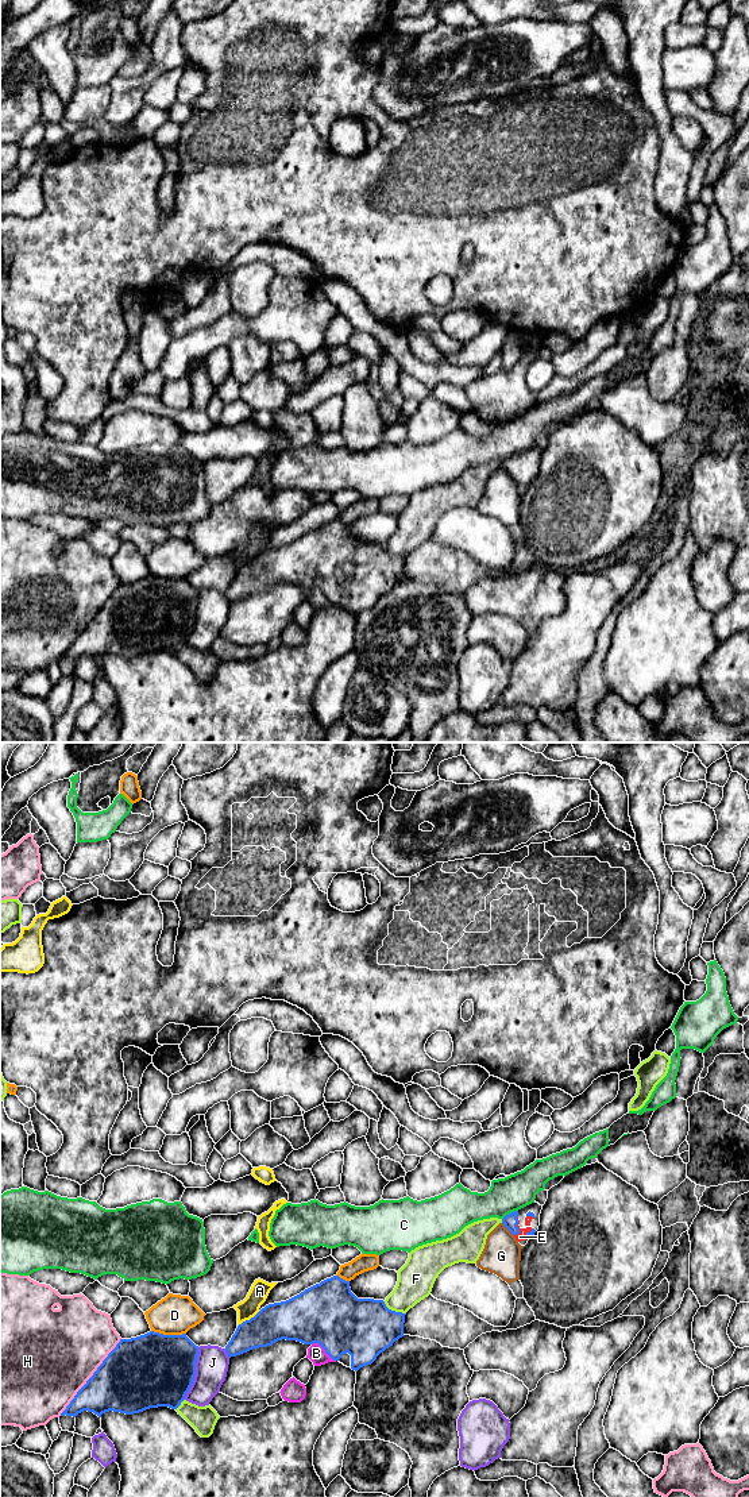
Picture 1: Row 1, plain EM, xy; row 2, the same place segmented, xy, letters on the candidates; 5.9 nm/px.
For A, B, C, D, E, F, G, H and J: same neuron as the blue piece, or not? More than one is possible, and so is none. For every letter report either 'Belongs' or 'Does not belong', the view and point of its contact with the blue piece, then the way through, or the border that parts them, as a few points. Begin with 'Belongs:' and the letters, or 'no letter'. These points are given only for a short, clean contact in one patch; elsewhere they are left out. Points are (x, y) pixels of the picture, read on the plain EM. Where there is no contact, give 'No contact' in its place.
Belongs: E
A: Does not belong. Touches blue at xy (250, 563)
B: Does not belong. Touches blue at xy (324, 593)
C: Does not belong. Touches blue at xy (509, 458). Boundary: xy (517, 454), (502, 463)
D: Does not belong. Touches blue at xy (169, 579)
E: Belongs. Touches blue at xy (516, 470). Path across: xy (510, 465), (516, 470), (520, 481)
F: Does not belong. Touches blue at xy (394, 555)
G: Does not belong. Touches blue at xy (506, 471). Boundary: xy (502, 466), (513, 479)
H: Does not belong. Touches blue at xy (91, 621)
J: Does not belong. Touches blue at xy (195, 617)

